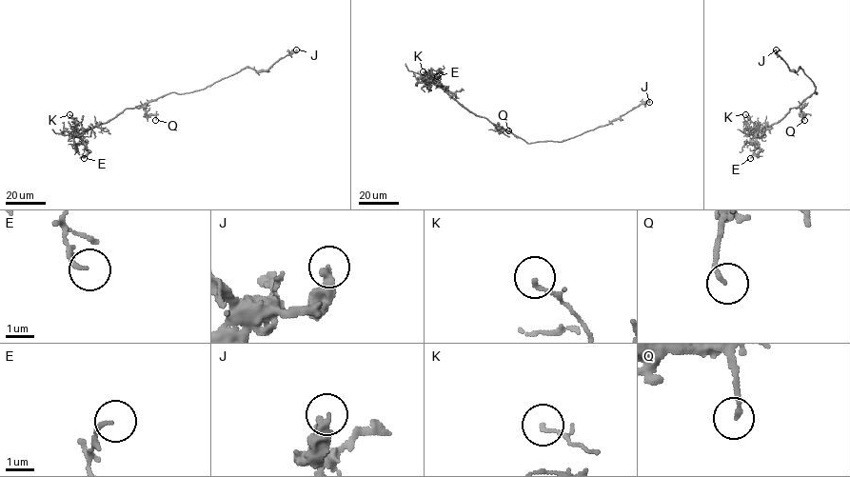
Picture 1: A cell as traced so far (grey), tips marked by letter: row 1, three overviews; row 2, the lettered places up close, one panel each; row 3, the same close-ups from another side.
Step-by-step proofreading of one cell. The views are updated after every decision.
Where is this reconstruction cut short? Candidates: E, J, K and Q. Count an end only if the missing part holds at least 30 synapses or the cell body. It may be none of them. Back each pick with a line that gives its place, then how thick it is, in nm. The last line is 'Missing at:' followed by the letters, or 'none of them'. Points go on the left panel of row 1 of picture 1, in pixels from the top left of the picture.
Missing at: none of them

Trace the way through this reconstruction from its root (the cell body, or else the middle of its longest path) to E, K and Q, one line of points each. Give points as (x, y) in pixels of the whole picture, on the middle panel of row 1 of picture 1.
E: (523, 140), (461, 106), (433, 82), (441, 85), (435, 80), (437, 76)
K: (523, 140), (461, 106), (432, 81), (430, 74), (423, 71)
Q: (523, 140), (496, 126), (508, 130)

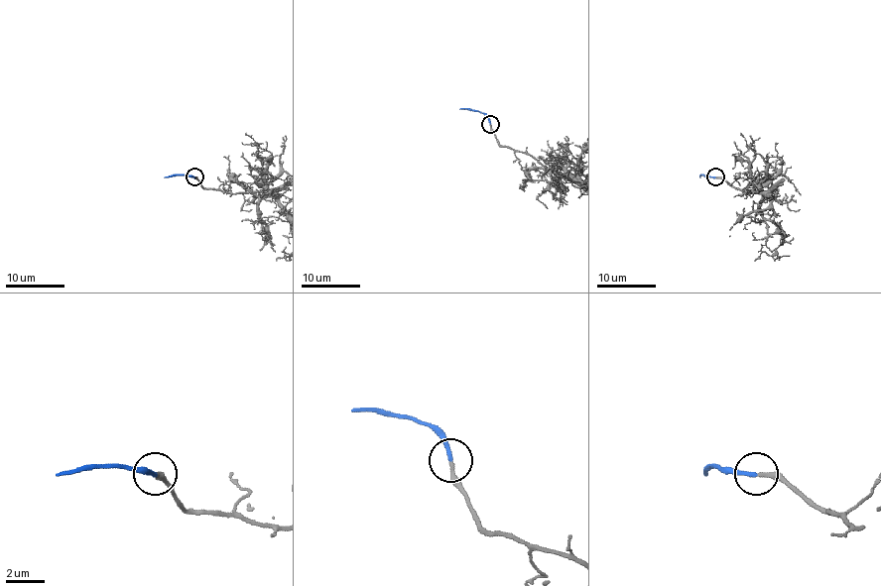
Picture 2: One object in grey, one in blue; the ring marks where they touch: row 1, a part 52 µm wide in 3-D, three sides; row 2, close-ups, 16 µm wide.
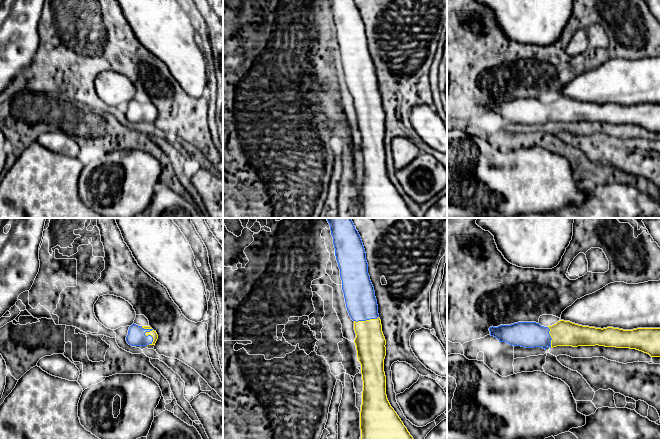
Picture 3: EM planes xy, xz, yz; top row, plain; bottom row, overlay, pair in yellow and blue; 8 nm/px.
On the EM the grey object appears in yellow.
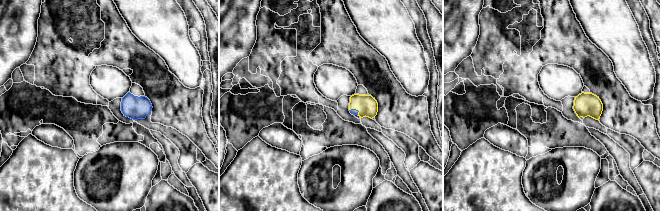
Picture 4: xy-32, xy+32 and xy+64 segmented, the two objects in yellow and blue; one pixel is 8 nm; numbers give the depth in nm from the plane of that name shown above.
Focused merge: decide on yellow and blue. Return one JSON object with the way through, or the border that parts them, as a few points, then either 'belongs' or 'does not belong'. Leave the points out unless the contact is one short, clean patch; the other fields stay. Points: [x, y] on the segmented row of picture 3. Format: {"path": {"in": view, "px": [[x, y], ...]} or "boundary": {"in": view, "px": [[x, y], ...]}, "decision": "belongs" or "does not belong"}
{"path": {"in": "xy", "px": [[153, 333], [146, 335], [136, 336]]}, "decision": "belongs"}

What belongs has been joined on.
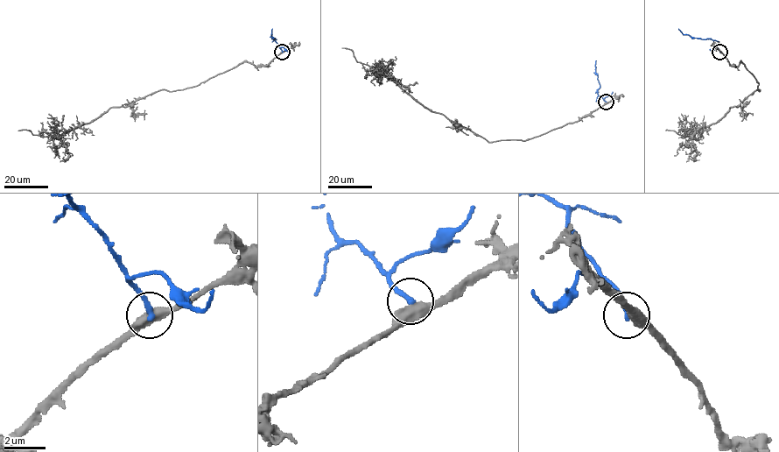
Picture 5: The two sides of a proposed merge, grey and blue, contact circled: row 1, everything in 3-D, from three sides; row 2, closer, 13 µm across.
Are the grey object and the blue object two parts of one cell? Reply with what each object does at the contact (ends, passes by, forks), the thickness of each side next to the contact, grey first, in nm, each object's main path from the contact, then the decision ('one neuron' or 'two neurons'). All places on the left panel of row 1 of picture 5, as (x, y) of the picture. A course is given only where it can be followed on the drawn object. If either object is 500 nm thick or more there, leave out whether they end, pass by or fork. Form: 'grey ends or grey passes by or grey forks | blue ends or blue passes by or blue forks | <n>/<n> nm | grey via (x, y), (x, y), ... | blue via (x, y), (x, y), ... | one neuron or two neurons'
grey passes by | blue ends | 480/260 nm | grey via (282, 52), (265, 65), (242, 61), (196, 86), (160, 89), (127, 106), (109, 108), (59, 135), (17, 130) | blue via (282, 52), (271, 36), (272, 29) | two neurons

